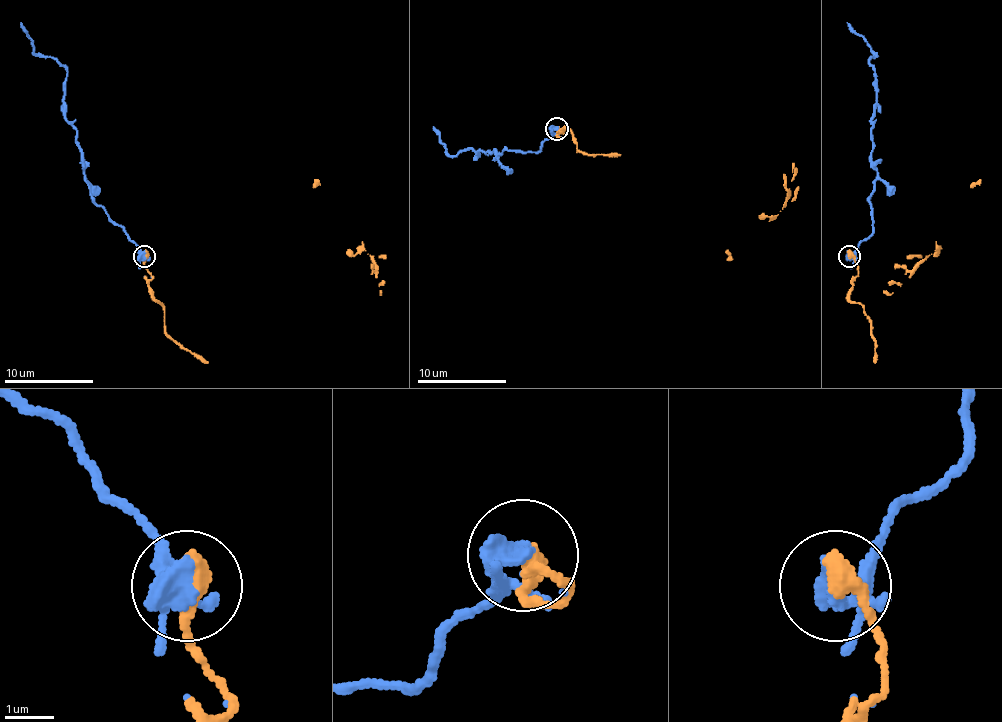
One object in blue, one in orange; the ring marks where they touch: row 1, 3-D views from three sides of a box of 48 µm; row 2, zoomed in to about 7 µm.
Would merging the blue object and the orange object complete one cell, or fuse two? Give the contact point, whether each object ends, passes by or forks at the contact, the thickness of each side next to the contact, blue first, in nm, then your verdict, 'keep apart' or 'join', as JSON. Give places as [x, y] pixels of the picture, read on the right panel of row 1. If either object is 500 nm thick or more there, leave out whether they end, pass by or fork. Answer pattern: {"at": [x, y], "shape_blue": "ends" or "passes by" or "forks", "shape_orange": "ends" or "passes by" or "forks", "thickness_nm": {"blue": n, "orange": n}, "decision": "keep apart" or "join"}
{"at": [849, 256], "shape_blue": "passes by", "shape_orange": "ends", "thickness_nm": {"blue": 360, "orange": 440}, "decision": "join"}

